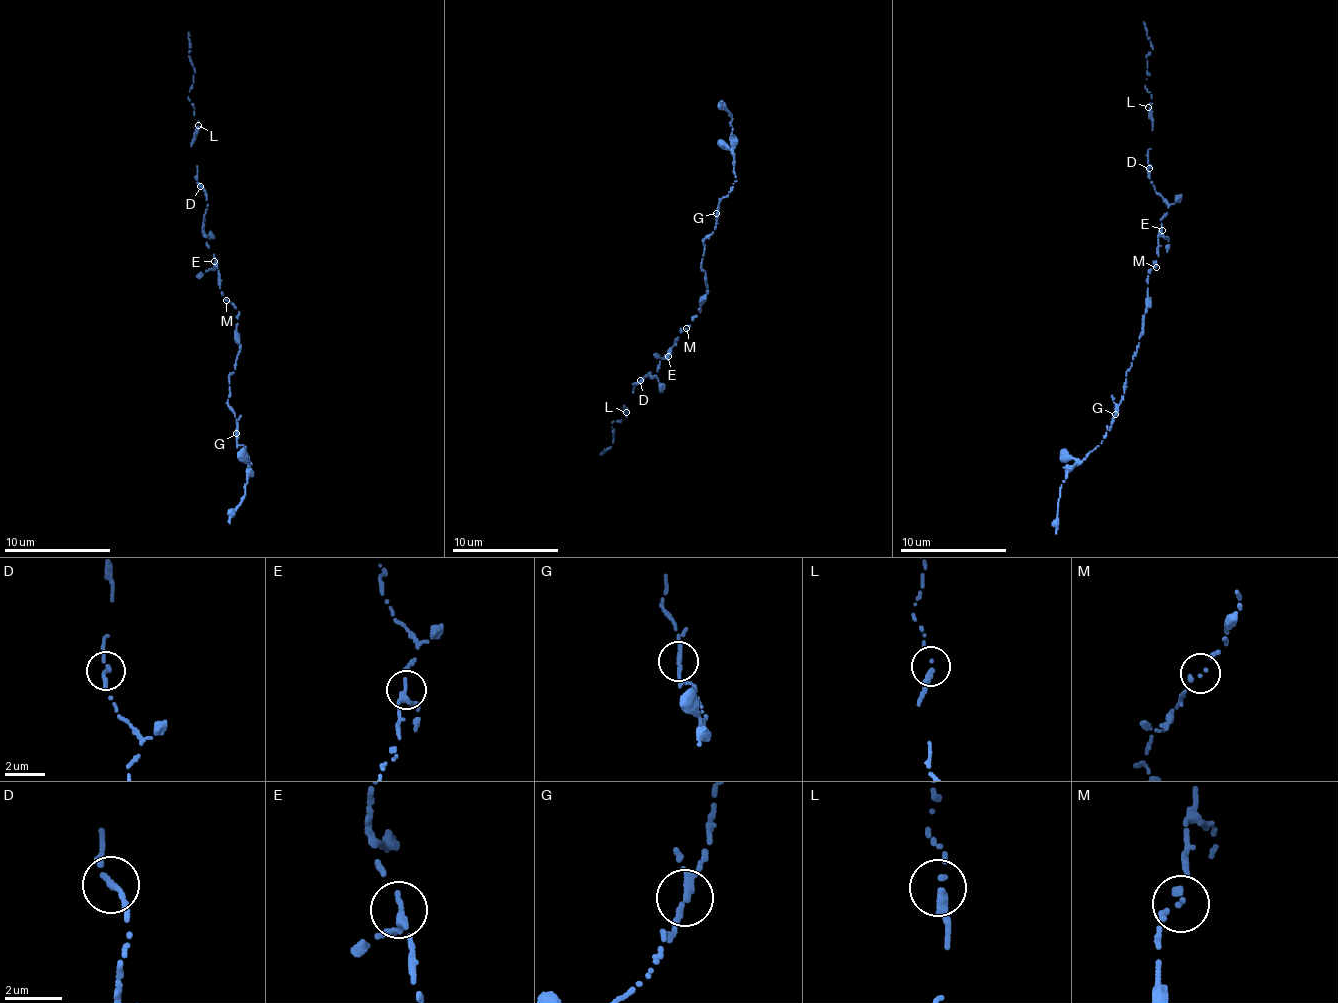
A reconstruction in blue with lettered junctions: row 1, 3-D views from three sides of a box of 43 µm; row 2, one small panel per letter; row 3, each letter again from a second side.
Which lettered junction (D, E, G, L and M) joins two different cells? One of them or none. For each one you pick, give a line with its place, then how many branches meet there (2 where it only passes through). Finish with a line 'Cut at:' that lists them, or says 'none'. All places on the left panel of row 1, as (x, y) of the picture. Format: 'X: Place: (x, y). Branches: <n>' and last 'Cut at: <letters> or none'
Cut at: none

